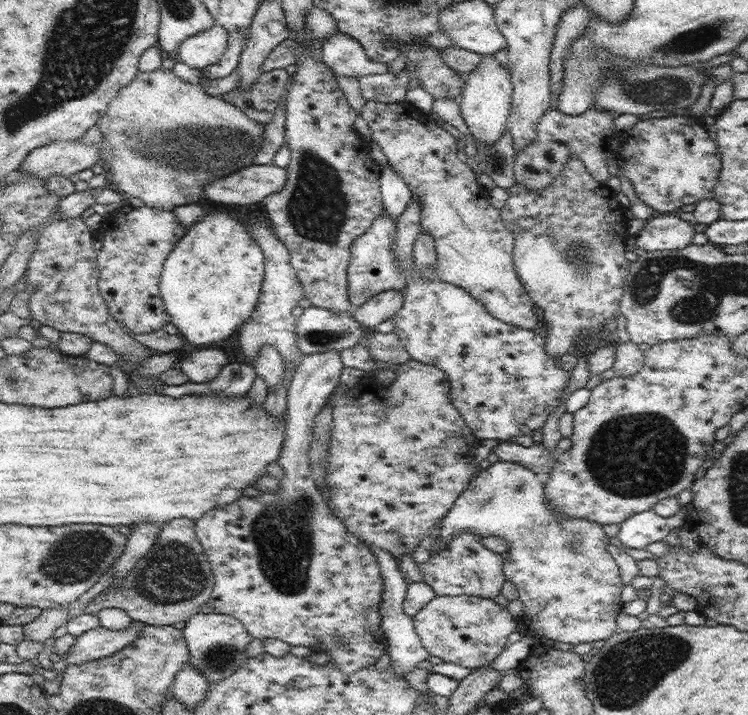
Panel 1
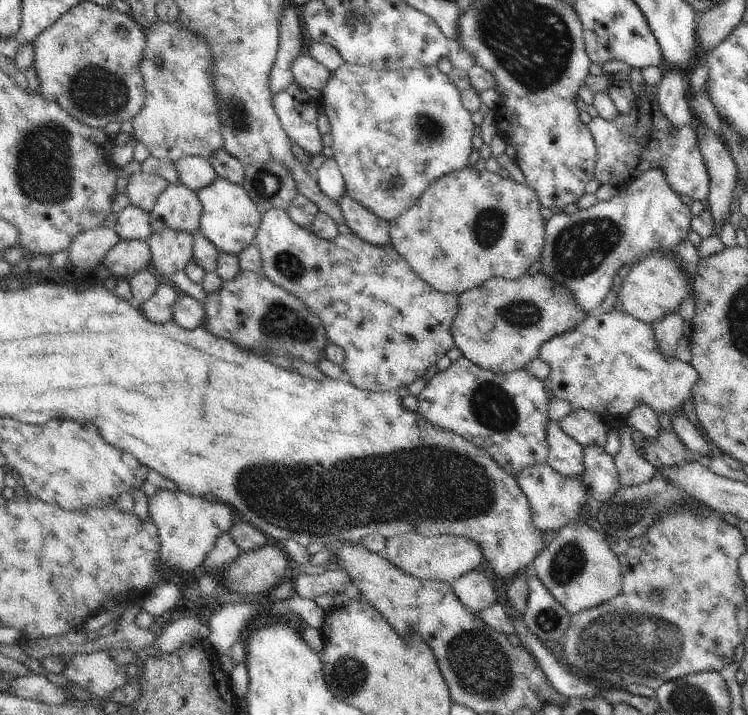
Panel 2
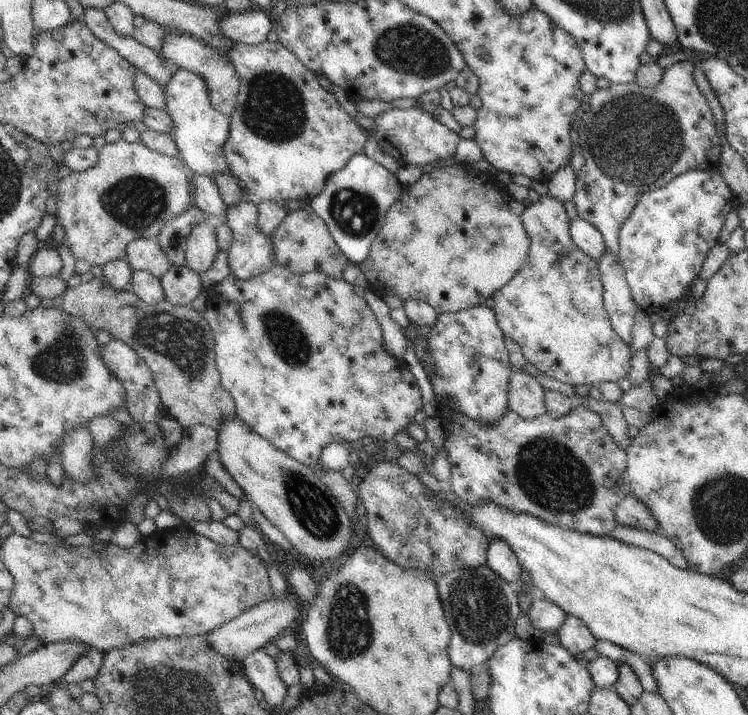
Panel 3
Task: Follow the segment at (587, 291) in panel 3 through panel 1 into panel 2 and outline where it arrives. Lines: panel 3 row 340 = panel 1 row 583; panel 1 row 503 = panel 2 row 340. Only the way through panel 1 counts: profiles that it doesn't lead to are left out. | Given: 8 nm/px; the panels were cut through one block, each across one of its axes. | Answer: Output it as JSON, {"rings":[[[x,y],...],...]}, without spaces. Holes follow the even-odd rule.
{"rings":[[[541,271],[534,276],[526,273],[518,279],[492,278],[484,282],[484,285],[461,293],[451,334],[455,346],[463,351],[463,357],[467,360],[495,374],[509,374],[524,369],[538,357],[542,346],[548,340],[573,330],[587,314],[579,310],[571,293],[552,281],[550,276]]]}

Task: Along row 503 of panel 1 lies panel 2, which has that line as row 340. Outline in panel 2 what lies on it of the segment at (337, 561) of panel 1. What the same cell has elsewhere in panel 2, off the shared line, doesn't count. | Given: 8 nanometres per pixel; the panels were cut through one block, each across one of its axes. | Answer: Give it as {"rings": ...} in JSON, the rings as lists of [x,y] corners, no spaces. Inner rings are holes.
{"rings":[[[241,270],[234,280],[224,281],[218,293],[208,293],[203,306],[208,319],[205,329],[216,337],[230,339],[242,349],[267,350],[315,365],[326,359],[323,351],[328,342],[316,314],[310,313],[296,296],[275,286],[262,274]]]}

